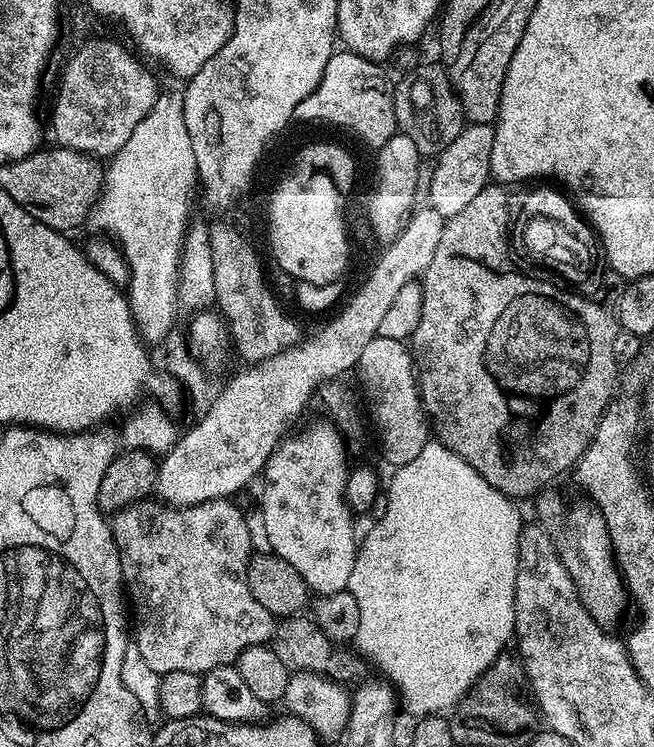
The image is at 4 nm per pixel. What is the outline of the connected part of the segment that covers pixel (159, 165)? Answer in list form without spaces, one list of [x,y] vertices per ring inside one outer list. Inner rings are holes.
[[[172,92],[166,93],[165,96],[164,93],[157,95],[150,114],[146,114],[146,118],[142,118],[142,122],[138,122],[138,126],[134,126],[134,134],[130,134],[126,146],[122,146],[122,150],[118,150],[115,156],[111,157],[104,174],[104,188],[100,191],[100,196],[96,199],[95,206],[92,207],[90,217],[91,227],[96,227],[100,231],[97,233],[111,238],[128,264],[128,285],[126,288],[128,303],[132,306],[132,316],[136,320],[136,329],[140,332],[140,338],[149,346],[162,343],[171,334],[172,326],[176,322],[176,310],[178,308],[181,309],[182,306],[180,301],[180,259],[184,250],[184,238],[188,233],[190,225],[188,211],[192,208],[192,187],[195,189],[197,184],[198,177],[196,175],[196,163],[194,162],[194,146],[190,146],[190,133],[186,130],[184,97],[177,93],[175,96]]]

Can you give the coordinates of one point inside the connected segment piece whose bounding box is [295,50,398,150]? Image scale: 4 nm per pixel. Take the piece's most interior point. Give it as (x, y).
(354, 93)

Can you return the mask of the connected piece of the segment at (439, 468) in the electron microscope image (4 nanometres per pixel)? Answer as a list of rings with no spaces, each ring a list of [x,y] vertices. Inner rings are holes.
[[[429,438],[426,446],[422,446],[422,451],[411,462],[406,462],[391,474],[392,481],[389,484],[387,481],[386,484],[384,513],[381,514],[380,521],[365,536],[363,533],[354,558],[354,571],[350,574],[350,582],[346,589],[350,594],[354,594],[354,599],[358,601],[360,621],[354,644],[369,661],[372,659],[385,672],[381,673],[398,689],[403,707],[405,704],[413,712],[413,717],[439,716],[455,709],[460,699],[472,689],[472,685],[479,680],[481,674],[502,655],[507,649],[504,647],[513,639],[516,631],[514,582],[518,578],[518,542],[522,519],[520,520],[520,512],[516,509],[519,508],[517,501],[494,490],[494,486],[490,486],[490,482],[486,482],[486,478],[482,478],[482,474],[478,474],[478,470],[474,470],[470,462],[458,458],[454,450],[450,450],[435,438]]]

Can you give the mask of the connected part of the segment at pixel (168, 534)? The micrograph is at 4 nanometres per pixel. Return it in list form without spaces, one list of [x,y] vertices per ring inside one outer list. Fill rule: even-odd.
[[[149,498],[140,501],[139,504],[132,504],[111,517],[112,536],[116,539],[116,548],[120,552],[120,565],[124,575],[126,596],[131,604],[130,616],[131,619],[132,616],[136,619],[134,642],[138,646],[138,654],[142,654],[142,659],[149,664],[150,670],[161,674],[173,672],[174,670],[186,670],[187,672],[203,674],[214,670],[218,666],[235,665],[237,658],[242,654],[242,650],[246,650],[250,646],[268,644],[275,637],[277,617],[272,616],[270,610],[266,610],[266,606],[254,602],[254,594],[250,594],[248,564],[252,561],[254,549],[250,540],[250,532],[247,530],[248,516],[245,513],[240,513],[239,506],[232,503],[236,502],[225,498],[192,504],[189,508],[173,508],[163,502],[157,502],[155,499]]]

